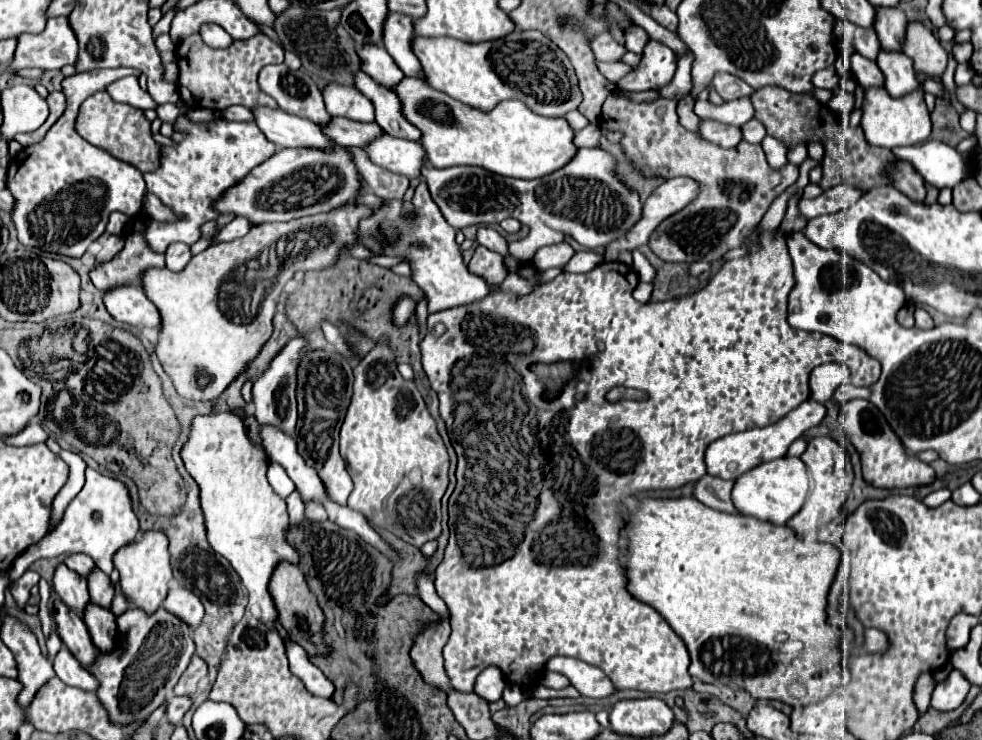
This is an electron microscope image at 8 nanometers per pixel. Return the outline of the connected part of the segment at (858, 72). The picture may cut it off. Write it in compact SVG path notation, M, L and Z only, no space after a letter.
M853 52L851 68L853 68L853 74L855 74L855 78L859 80L859 84L863 88L867 88L867 86L883 86L883 74L881 74L879 66L873 60L863 58L861 54Z

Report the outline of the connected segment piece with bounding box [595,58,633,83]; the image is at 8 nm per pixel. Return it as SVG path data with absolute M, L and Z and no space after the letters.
M597 60L596 65L599 71L607 78L607 80L617 83L621 78L631 72L633 69L620 61L617 62L603 62L603 60Z

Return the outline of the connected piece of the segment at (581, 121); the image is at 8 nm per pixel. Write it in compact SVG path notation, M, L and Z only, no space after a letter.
M573 110L571 114L567 114L567 116L565 116L565 120L569 122L569 126L571 126L571 128L573 128L575 132L579 132L579 130L583 130L583 128L585 128L585 126L589 124L589 122L587 122L587 120L583 118L583 114L579 114L577 110Z

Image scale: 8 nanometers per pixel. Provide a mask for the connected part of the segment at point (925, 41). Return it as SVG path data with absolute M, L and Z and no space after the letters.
M919 20L907 22L903 54L907 54L913 60L913 66L917 72L929 74L933 78L937 78L945 72L947 60L949 60L947 50L937 40L931 26L927 26L925 22L919 22Z

